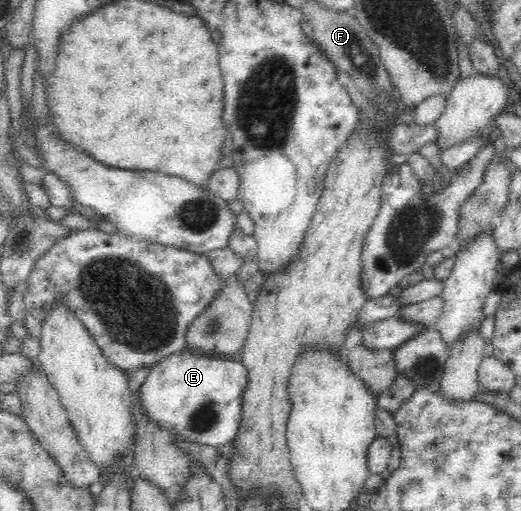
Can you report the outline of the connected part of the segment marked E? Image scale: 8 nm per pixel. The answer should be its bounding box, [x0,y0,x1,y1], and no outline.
[140,350,248,447]

